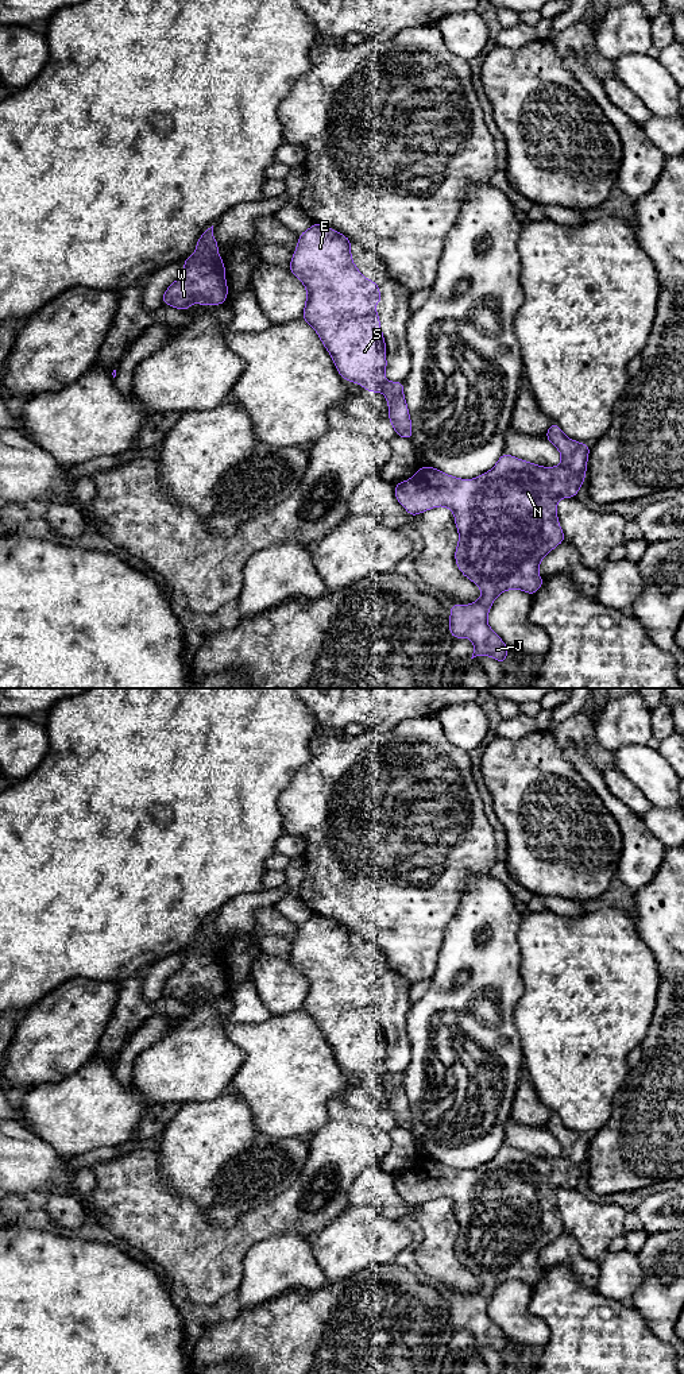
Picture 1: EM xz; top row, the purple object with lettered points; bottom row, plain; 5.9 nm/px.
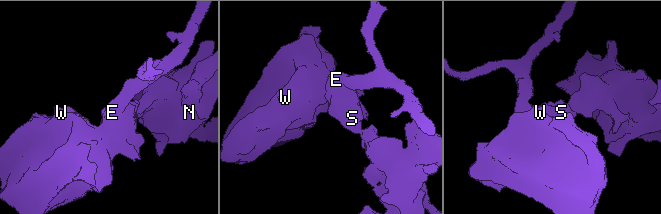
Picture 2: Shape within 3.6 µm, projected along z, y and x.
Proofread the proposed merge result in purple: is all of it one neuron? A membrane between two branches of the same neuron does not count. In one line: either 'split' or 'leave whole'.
split

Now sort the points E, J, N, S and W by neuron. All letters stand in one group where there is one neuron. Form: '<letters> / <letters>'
E S W / J N

